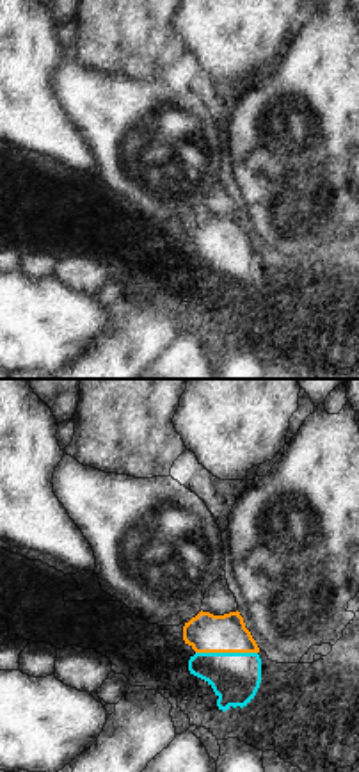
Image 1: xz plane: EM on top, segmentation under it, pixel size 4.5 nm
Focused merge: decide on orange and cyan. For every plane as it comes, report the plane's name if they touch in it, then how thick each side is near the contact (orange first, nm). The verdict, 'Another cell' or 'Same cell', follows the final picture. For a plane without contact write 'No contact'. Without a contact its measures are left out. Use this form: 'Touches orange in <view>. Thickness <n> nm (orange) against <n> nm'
Touches orange in xz. Thickness 180 nm (orange) against 220 nm.

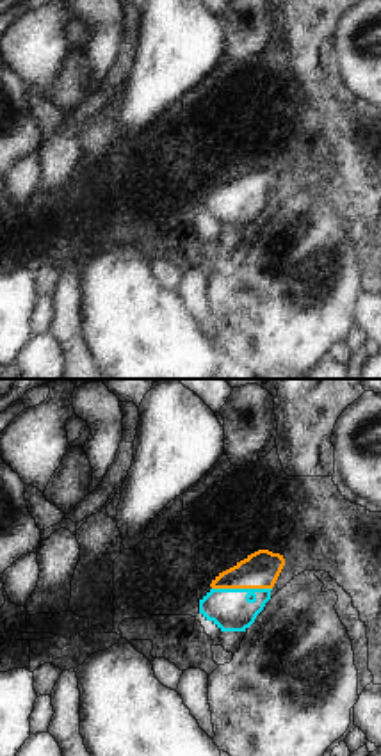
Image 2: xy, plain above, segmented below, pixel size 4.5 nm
Touches orange in xy. Thickness 170 nm (orange) against 190 nm.

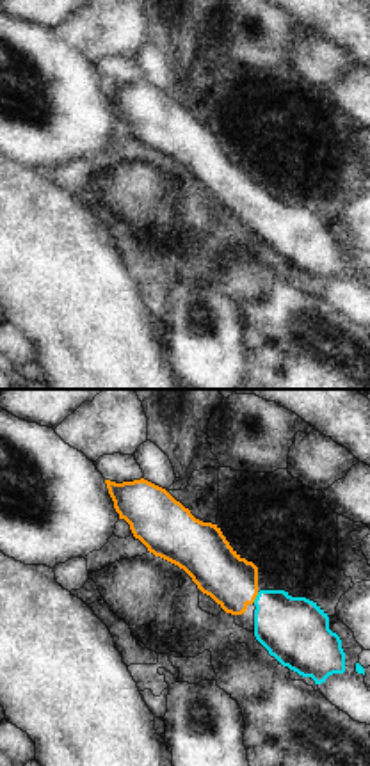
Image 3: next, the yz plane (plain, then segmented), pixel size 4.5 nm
Touches orange in yz. Thickness 240 nm (orange) against 300 nm.

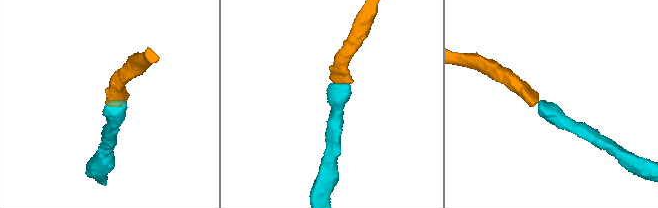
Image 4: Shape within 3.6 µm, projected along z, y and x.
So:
Same cell.

